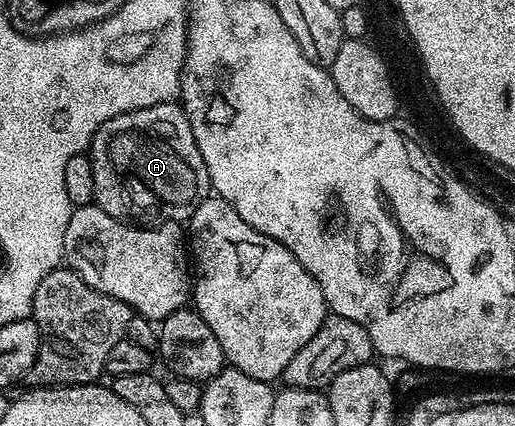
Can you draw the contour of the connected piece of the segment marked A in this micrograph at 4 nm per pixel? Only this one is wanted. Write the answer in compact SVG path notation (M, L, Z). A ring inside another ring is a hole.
M180 103L147 106L143 110L131 110L127 114L119 114L119 118L111 118L111 122L103 122L99 130L93 135L91 145L91 159L95 174L94 201L98 208L102 208L111 218L132 222L138 226L156 226L162 222L185 222L192 216L193 211L208 200L211 195L211 185L207 174L207 162L203 162L203 154L199 154L199 146L195 146L195 134L191 134L191 122L185 117L185 109Z

